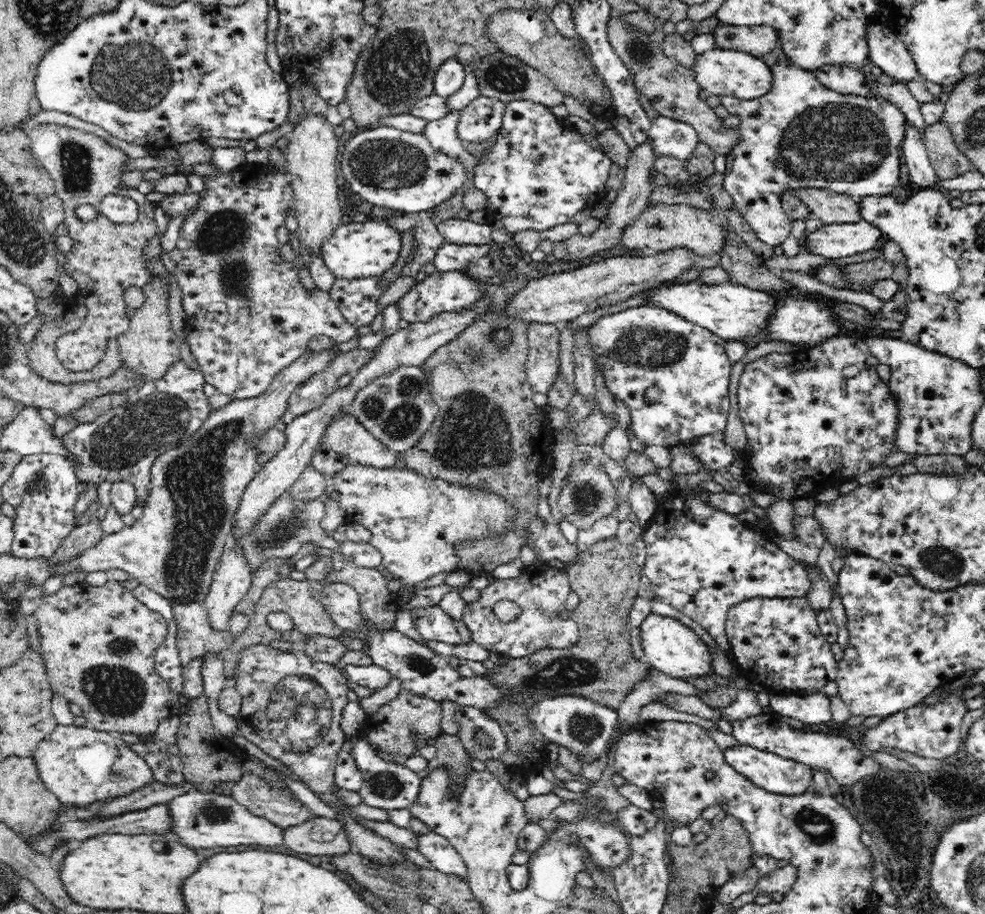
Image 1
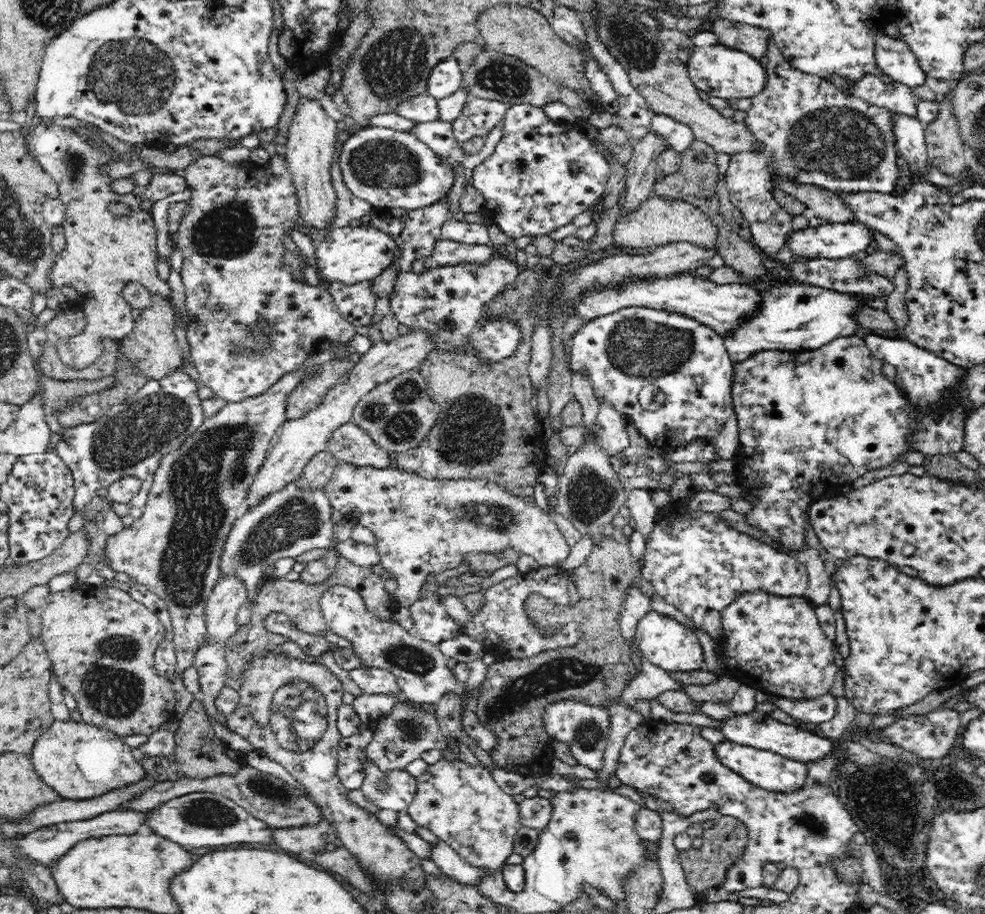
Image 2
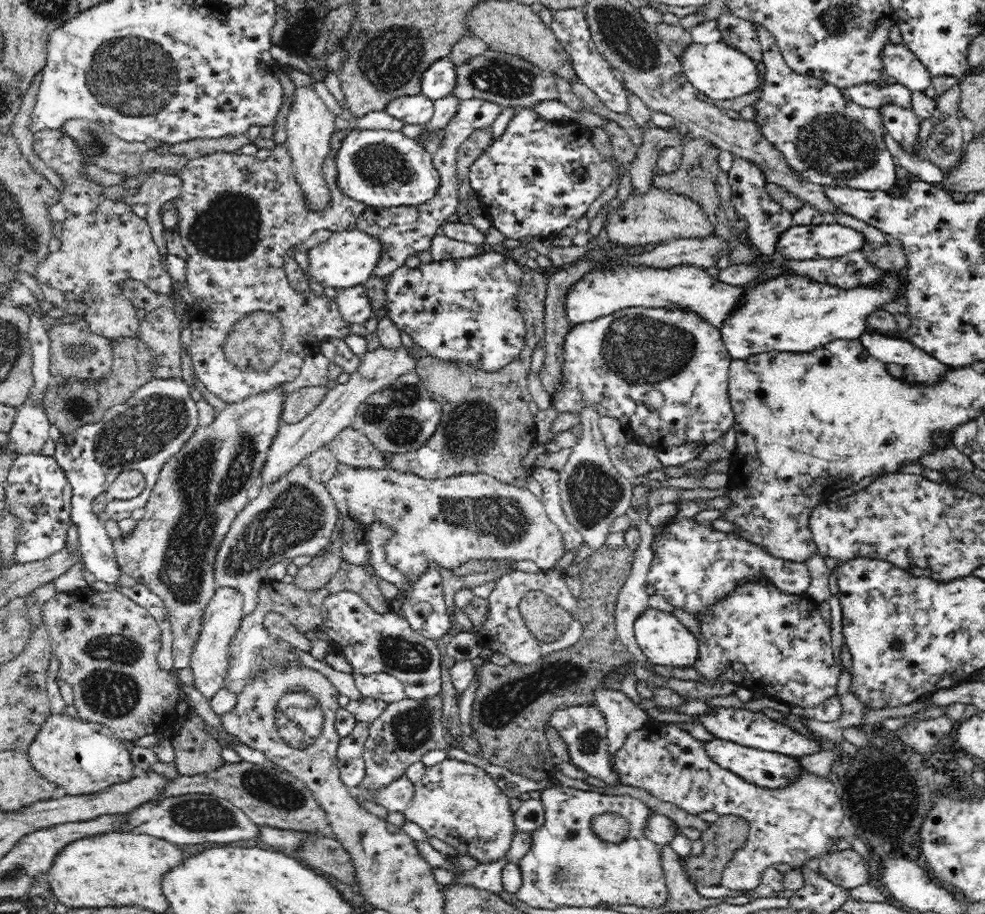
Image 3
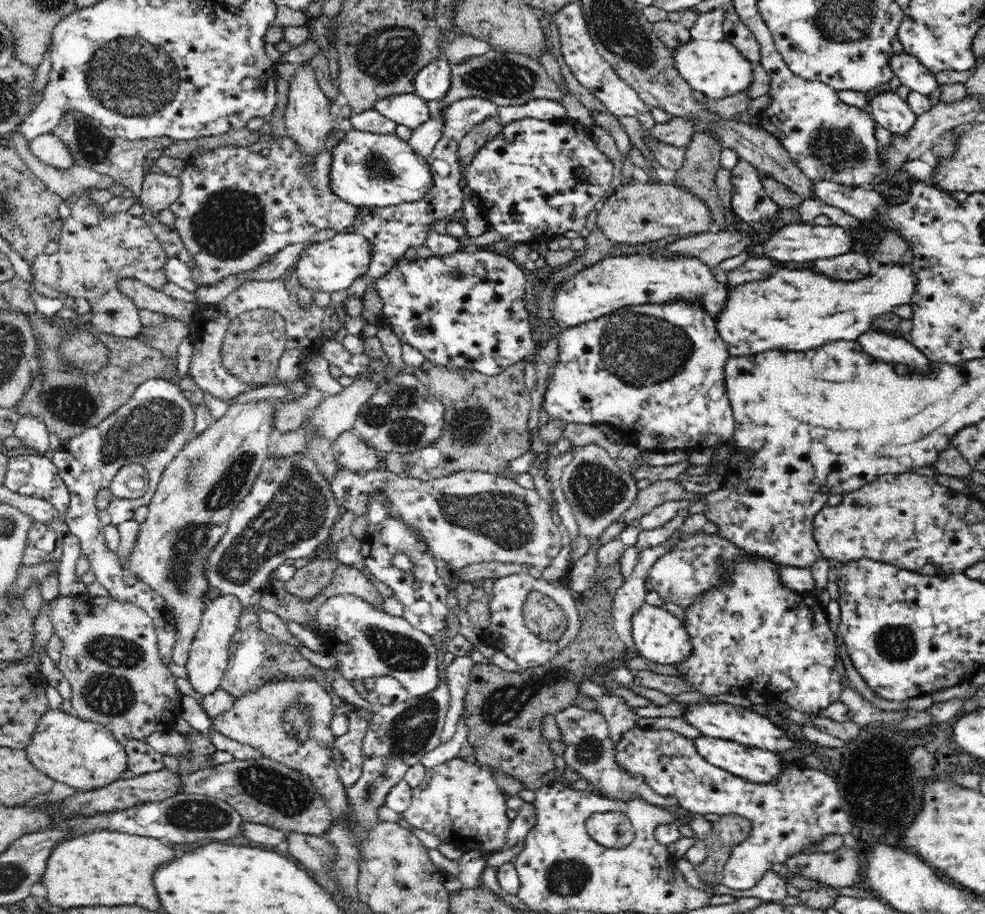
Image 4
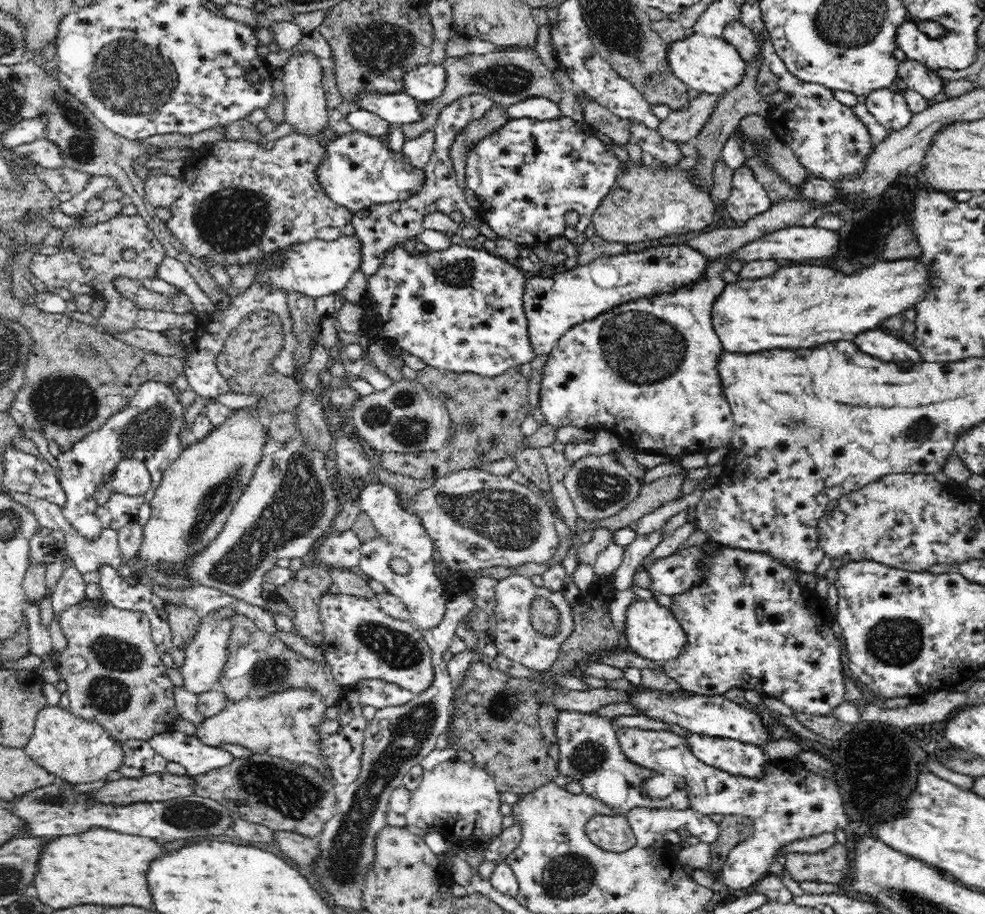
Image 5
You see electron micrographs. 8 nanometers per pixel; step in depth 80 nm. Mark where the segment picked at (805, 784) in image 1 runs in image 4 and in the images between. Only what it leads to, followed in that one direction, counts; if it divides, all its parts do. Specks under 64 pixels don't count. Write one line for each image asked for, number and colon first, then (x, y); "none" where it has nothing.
2: (770, 771)
3: (772, 770)
4: (761, 766)

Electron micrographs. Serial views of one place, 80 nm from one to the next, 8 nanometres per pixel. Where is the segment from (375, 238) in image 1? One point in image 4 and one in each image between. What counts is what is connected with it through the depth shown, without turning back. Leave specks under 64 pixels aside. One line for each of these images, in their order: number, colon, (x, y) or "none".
2: (350, 254)
3: (349, 257)
4: (332, 265)

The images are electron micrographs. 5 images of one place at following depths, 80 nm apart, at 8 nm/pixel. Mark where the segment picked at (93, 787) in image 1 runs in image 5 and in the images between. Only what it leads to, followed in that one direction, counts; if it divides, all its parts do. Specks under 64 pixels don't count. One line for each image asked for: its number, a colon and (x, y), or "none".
2: (81, 761)
3: (85, 758)
4: (85, 755)
5: (77, 750)

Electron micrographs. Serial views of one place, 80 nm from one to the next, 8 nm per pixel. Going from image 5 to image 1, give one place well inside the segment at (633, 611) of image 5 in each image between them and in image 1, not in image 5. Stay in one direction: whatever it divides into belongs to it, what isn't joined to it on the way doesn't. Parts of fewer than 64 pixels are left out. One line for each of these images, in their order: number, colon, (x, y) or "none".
1: (670, 646)
2: (665, 642)
3: (663, 639)
4: (659, 636)

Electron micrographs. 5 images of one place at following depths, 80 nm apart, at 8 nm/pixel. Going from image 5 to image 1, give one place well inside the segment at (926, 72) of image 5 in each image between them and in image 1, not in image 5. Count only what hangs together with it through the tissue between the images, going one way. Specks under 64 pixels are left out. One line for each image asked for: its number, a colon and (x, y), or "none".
1: (886, 51)
2: (893, 56)
3: (898, 62)
4: (907, 68)

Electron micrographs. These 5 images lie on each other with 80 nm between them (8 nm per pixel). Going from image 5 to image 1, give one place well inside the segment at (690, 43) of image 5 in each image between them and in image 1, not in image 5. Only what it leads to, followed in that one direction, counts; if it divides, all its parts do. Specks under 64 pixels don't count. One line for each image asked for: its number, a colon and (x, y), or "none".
1: (737, 74)
2: (722, 72)
3: (721, 72)
4: (717, 69)

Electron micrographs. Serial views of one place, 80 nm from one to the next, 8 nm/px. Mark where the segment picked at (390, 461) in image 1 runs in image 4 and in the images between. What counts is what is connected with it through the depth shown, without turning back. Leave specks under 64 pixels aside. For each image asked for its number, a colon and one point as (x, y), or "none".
2: (348, 443)
3: (351, 447)
4: (351, 452)

